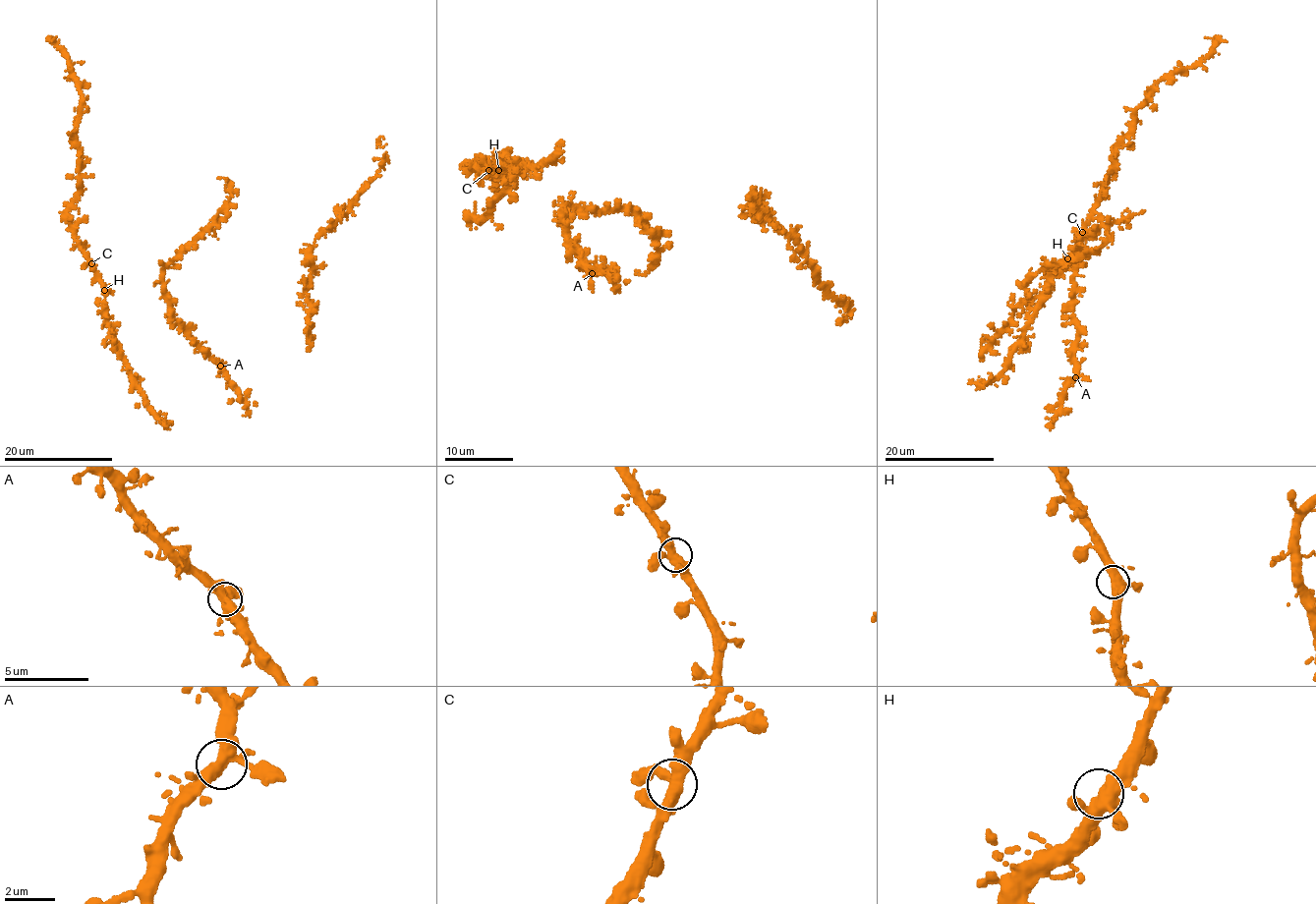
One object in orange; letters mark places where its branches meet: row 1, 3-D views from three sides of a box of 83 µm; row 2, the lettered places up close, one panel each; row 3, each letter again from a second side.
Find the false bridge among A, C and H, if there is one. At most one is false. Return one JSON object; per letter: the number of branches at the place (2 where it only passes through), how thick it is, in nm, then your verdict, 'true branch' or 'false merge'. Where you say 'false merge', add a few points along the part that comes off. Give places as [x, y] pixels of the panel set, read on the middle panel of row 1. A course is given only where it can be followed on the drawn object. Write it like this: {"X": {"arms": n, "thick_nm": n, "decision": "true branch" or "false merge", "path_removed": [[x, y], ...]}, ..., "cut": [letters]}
{"A": {"arms": 5, "thick_nm": 400, "decision": "true branch"}, "C": {"arms": 5, "thick_nm": 400, "decision": "true branch"}, "H": {"arms": 5, "thick_nm": 420, "decision": "true branch"}, "cut": []}

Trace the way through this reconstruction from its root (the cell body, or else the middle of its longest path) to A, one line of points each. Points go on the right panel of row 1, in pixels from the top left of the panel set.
A: (1078, 262), (1072, 278), (1071, 310), (1077, 327), (1072, 353), (1075, 376)

